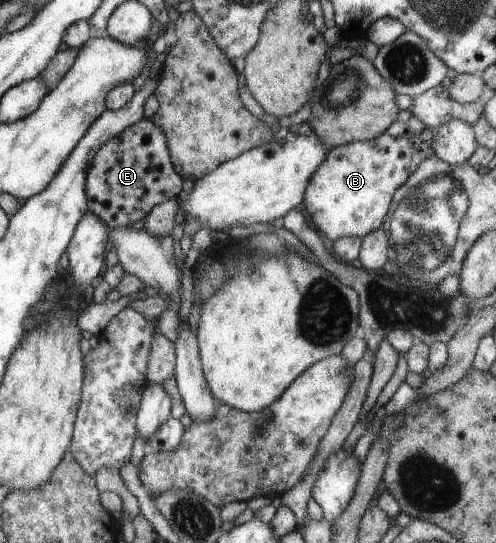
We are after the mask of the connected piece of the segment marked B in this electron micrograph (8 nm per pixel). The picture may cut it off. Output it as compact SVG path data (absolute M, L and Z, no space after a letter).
M412 115L406 122L396 120L373 139L328 149L326 158L311 174L311 178L307 180L307 188L303 192L302 202L306 207L306 214L312 218L312 224L316 226L316 230L329 240L335 241L340 237L361 239L377 229L390 210L392 195L407 182L407 178L415 168L427 156L433 154L434 146L431 142L434 139L434 130L435 128L427 127L419 118Z

